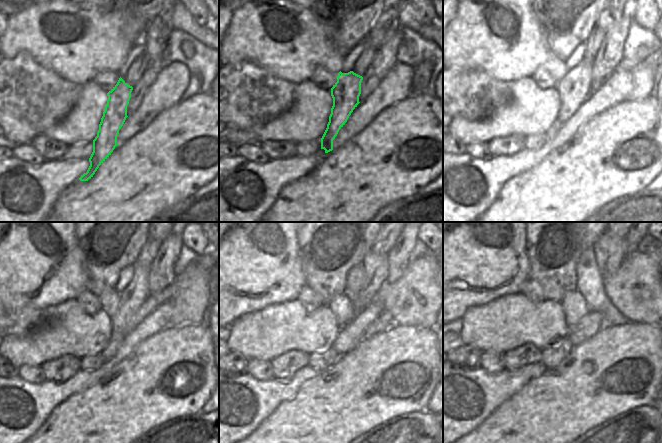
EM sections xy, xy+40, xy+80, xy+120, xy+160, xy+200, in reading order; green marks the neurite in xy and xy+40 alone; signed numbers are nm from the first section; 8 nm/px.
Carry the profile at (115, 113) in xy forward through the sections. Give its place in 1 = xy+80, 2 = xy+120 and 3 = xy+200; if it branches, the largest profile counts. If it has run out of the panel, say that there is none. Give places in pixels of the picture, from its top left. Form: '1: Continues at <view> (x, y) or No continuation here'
1: Continues at xy+80 (575, 87)
2: Continues at xy+120 (134, 295)
3: Continues at xy+200 (608, 248)

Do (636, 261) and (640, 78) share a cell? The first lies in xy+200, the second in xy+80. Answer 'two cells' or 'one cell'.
one cell

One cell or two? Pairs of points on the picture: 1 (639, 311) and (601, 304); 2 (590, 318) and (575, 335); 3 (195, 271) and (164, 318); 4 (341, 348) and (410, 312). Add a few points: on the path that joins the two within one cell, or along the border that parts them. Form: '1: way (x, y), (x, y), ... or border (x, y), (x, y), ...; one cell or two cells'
1: border (602, 285), (612, 305), (628, 321); two cells
2: way (588, 322), (579, 331); one cell
3: border (166, 300), (170, 300), (173, 304), (170, 325); two cells
4: way (354, 329), (378, 305), (391, 305); one cell

